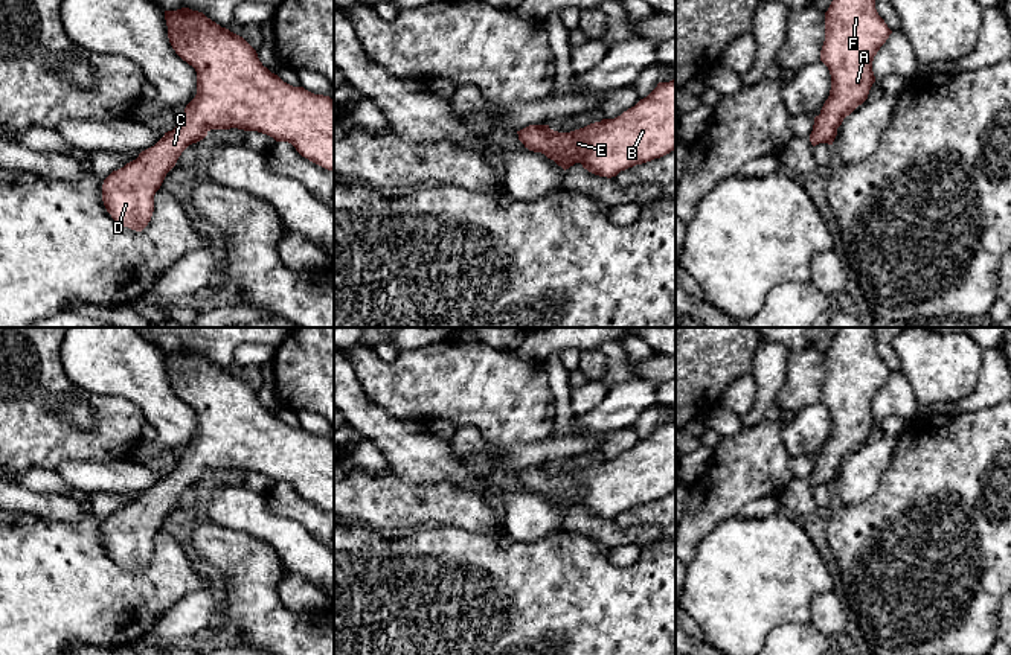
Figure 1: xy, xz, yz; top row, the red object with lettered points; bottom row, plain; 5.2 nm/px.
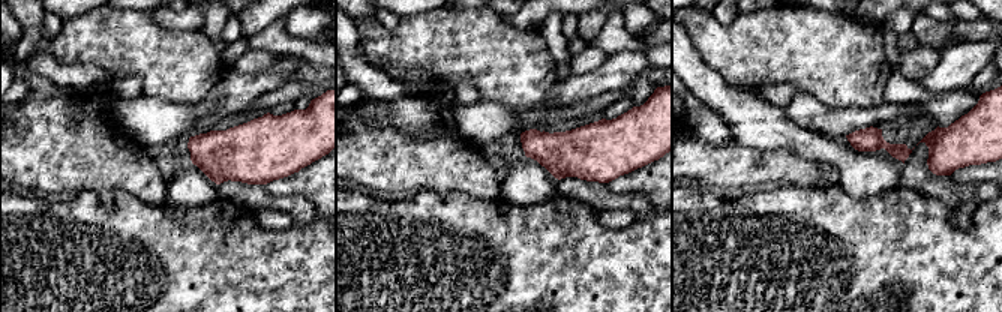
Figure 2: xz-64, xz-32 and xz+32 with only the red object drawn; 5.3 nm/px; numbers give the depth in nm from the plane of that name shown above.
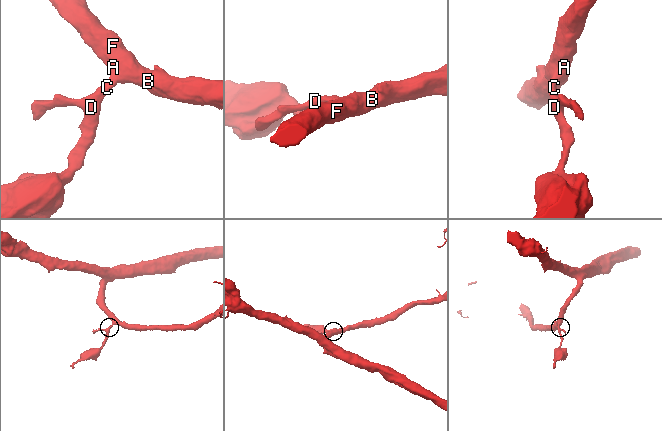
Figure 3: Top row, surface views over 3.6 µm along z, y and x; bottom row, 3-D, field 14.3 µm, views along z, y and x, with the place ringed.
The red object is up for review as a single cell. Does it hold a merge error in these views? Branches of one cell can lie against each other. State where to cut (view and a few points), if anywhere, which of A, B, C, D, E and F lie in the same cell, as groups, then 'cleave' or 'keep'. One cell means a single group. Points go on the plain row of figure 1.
no cut; A B C D E F; keep

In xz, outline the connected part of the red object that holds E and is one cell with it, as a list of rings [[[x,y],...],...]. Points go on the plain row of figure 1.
[[[676,420],[657,428],[615,460],[558,474],[549,466],[529,466],[517,472],[518,481],[541,494],[564,512],[581,504],[599,518],[660,500],[676,490]]]

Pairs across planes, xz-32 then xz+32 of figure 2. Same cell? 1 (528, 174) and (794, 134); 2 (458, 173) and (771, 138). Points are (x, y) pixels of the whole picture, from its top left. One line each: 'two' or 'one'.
1: one
2: two

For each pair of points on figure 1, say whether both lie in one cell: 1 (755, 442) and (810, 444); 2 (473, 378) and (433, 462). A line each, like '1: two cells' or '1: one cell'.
1: two cells
2: two cells

